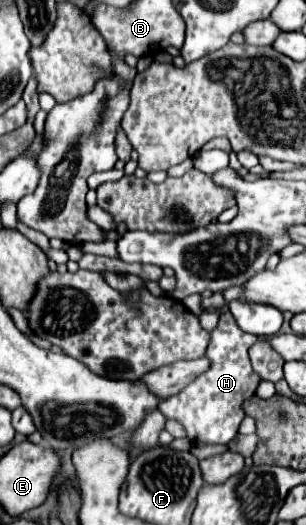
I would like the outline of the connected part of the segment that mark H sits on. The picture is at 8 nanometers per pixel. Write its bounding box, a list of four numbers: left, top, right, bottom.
[159,311,265,445]

